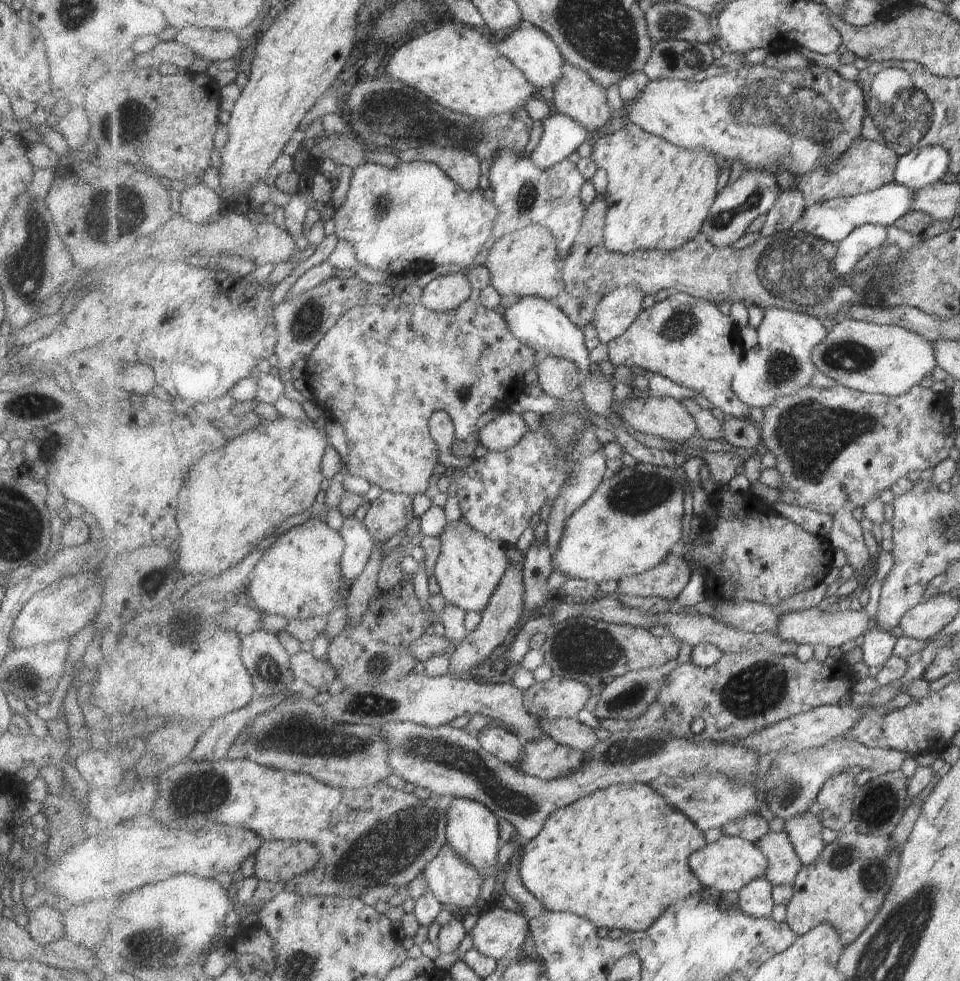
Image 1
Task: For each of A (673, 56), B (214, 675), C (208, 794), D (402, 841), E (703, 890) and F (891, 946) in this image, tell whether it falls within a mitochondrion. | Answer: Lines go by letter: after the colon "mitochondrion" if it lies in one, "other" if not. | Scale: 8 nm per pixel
A: mitochondrion
B: other
C: mitochondrion
D: mitochondrion
E: other
F: mitochondrion

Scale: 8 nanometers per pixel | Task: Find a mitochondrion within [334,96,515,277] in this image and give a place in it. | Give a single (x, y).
(381, 206)

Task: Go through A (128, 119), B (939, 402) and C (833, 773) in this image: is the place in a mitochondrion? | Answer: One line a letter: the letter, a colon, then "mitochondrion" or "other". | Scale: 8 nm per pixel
A: mitochondrion
B: other
C: other

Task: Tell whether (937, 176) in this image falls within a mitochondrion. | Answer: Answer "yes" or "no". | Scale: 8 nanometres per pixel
no

